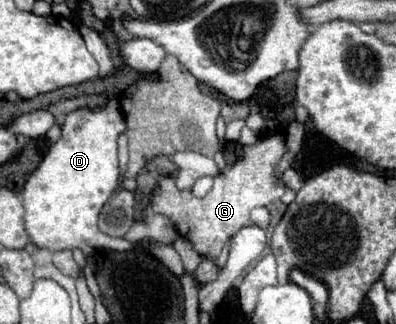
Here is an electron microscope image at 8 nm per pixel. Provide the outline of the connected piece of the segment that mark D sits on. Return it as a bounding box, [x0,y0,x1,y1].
[23,98,135,256]

